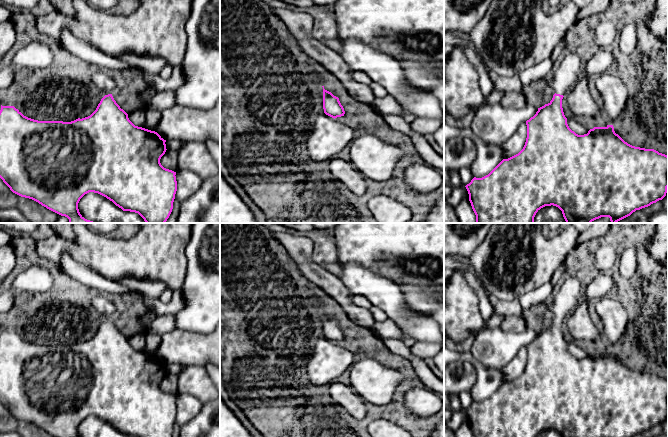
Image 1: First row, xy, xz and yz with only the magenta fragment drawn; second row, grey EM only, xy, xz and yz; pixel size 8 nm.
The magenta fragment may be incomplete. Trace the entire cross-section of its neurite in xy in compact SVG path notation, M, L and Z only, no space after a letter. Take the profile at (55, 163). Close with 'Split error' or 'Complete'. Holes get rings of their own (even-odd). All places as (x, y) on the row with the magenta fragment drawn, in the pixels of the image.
M112 94L105 95L90 116L71 122L38 121L24 116L14 106L1 105L0 178L13 193L67 217L69 223L97 223L85 219L78 209L80 199L89 192L106 197L123 211L138 213L146 223L165 223L177 191L176 172L160 163L167 150L165 142L157 132L135 126Z. Complete

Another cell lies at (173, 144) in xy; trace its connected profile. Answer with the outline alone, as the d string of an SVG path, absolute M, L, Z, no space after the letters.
M171 139L171 140L166 140L165 144L166 144L166 149L167 150L175 150L175 151L178 151L178 149L182 145L182 142L180 140Z

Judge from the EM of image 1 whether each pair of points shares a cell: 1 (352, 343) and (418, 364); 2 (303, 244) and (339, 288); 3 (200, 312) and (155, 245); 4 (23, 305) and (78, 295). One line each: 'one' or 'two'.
1: two
2: one
3: two
4: one

